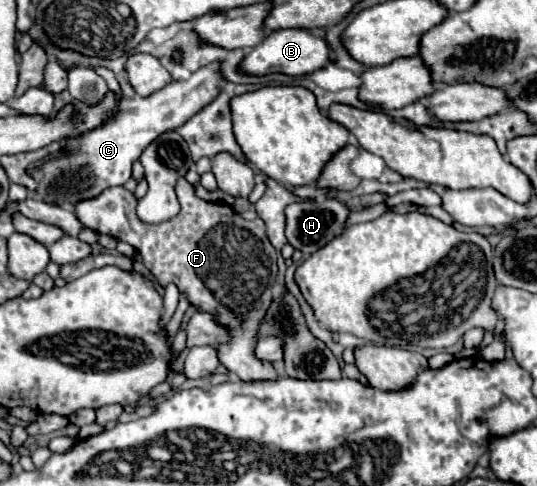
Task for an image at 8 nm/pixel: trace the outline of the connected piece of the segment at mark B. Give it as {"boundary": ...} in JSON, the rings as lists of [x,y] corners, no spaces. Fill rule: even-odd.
{"boundary":[[[277,30],[277,32],[271,32],[259,46],[255,46],[251,54],[245,56],[243,70],[259,76],[269,72],[301,76],[301,74],[311,74],[315,70],[321,70],[325,64],[329,64],[329,54],[331,54],[331,48],[323,36],[317,36],[307,30]]]}

